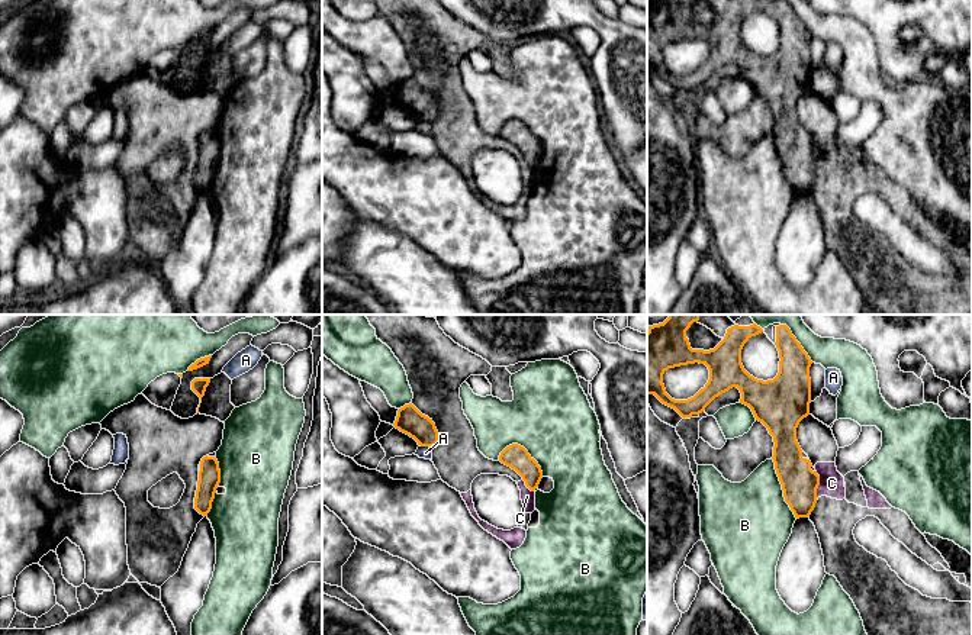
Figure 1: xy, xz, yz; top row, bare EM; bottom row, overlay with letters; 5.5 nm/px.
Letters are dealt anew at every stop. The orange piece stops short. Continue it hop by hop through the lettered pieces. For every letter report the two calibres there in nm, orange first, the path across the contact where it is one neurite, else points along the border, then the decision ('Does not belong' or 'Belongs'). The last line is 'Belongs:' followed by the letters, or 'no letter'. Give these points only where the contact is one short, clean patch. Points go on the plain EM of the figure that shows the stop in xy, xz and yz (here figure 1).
A: Thickness 150 nm (orange) against 70 nm. Does not belong
B: Thickness 140 nm (orange) against 460 nm. Does not belong
C: Thickness 200 nm (orange) against 140 nm. Boundary: yz (816, 145), (818, 151), (817, 174). Does not belong
Belongs: no letter

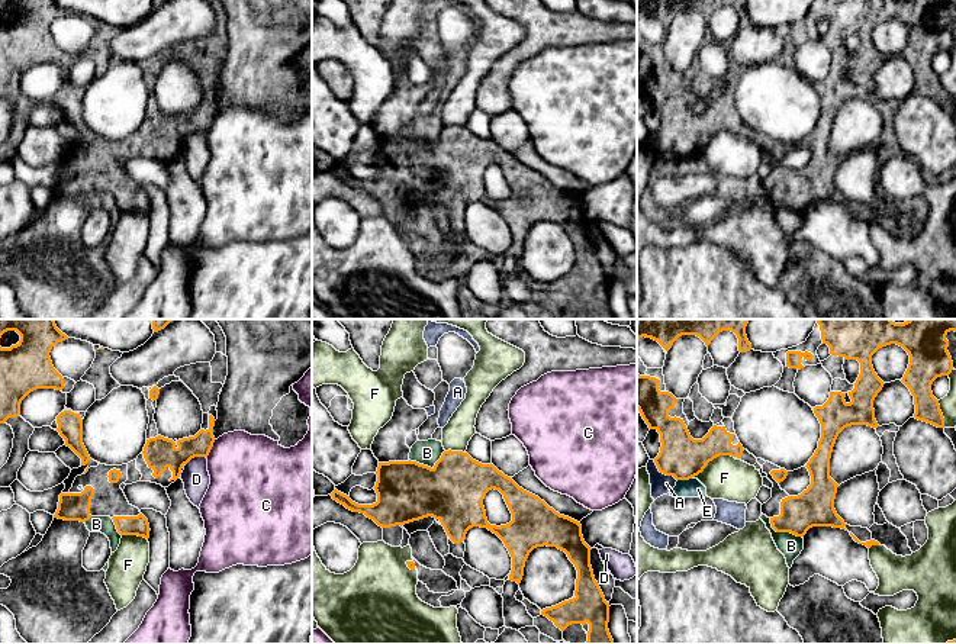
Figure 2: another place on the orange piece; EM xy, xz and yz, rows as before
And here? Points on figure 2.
A: Thickness 240 nm (orange) against 110 nm. Boundary: yz (653, 135), (660, 147), (670, 150), (676, 155). Does not belong
B: Thickness 340 nm (orange) against 140 nm. Boundary: xz (444, 125), (431, 142), (409, 135). Does not belong
C: Thickness 130 nm (orange) against 440 nm. Does not belong
D: Thickness 180 nm (orange) against 150 nm. Does not belong
E: Thickness 240 nm (orange) against 110 nm. Boundary: yz (692, 151), (678, 155). Does not belong
F: Thickness 240 nm (orange) against 240 nm. Does not belong
Belongs: no letter

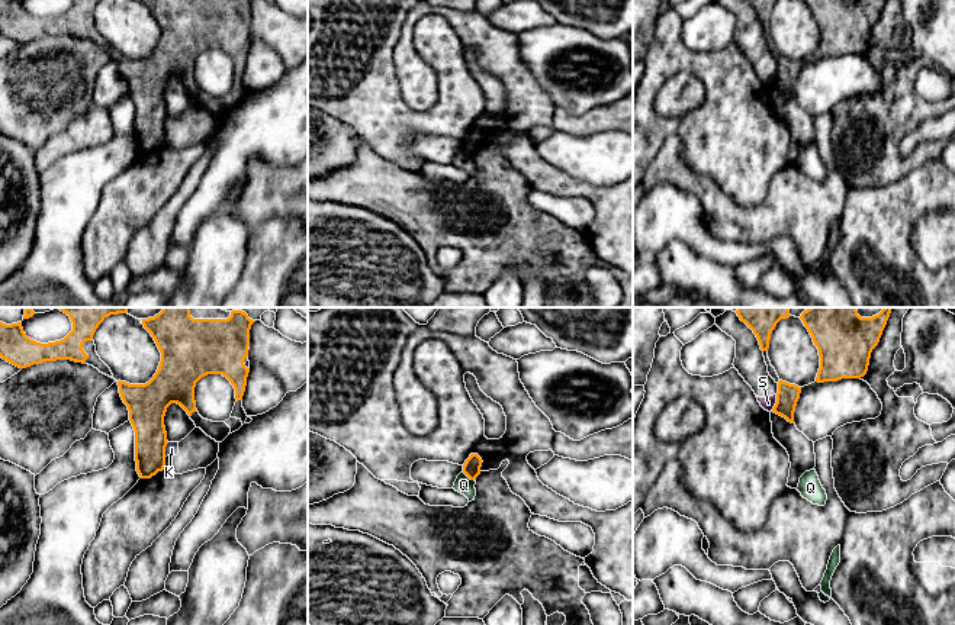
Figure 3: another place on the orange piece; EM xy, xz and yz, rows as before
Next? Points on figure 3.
K: Thickness 200 nm (orange) against 70 nm. Boundary: xy (169, 118), (164, 131). Does not belong
Q: Thickness 100 nm (orange) against 100 nm. Boundary: xz (462, 147), (473, 155). Does not belong
S: Thickness 120 nm (orange) against 70 nm. Boundary: yz (777, 70), (777, 77), (771, 86). Does not belong
Belongs: no letter

